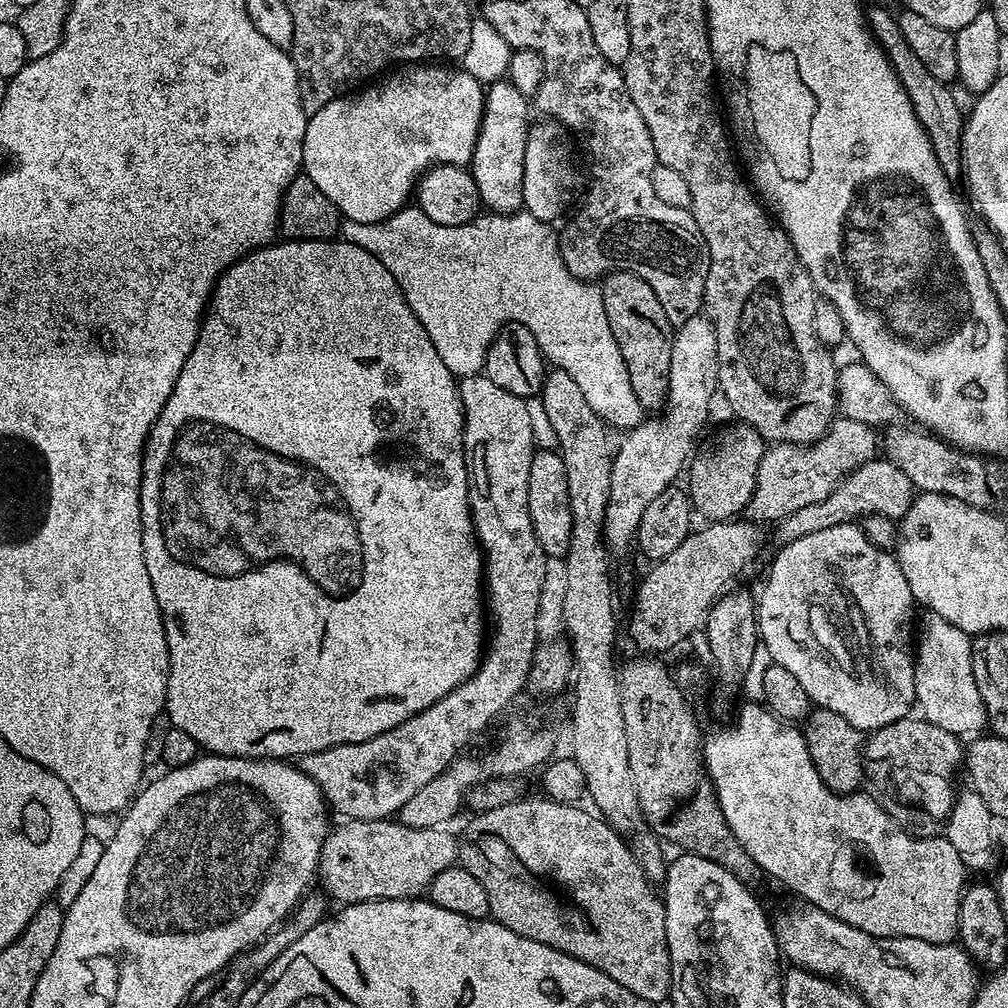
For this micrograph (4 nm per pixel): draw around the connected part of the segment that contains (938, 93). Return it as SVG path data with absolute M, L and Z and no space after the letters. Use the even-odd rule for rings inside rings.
M868 8L866 12L868 26L872 30L876 41L884 47L884 52L892 64L893 70L898 74L910 102L914 106L914 114L918 114L918 122L926 130L930 138L930 146L934 146L934 158L942 166L948 179L956 182L964 175L964 155L962 154L962 138L964 137L965 109L960 109L956 96L949 85L938 82L926 66L914 55L914 50L906 46L906 38L902 38L902 30L898 26L896 16L888 13L884 8Z

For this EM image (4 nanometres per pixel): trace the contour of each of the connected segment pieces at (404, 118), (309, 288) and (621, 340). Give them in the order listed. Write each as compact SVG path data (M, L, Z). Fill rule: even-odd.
M416 62L411 66L404 66L396 71L388 74L393 74L393 76L385 75L379 82L372 82L367 86L361 87L355 94L345 94L339 96L337 100L331 100L326 106L322 106L322 110L318 110L313 116L309 116L308 118L306 134L302 142L302 158L304 159L303 175L311 178L314 186L318 186L318 190L322 190L322 194L326 194L326 198L330 198L330 202L334 202L334 206L340 211L341 217L344 220L370 222L371 224L382 222L386 218L390 218L395 212L399 212L401 208L405 207L413 199L421 176L429 168L434 168L437 164L468 166L472 163L472 151L478 142L480 123L484 117L485 85L481 84L479 80L475 80L469 72L465 72L463 67L445 66L440 62Z
M284 238L284 239L281 239L281 240L280 240L280 241L279 241L279 242L273 242L273 243L271 243L271 244L269 244L269 245L267 245L267 246L265 246L265 247L263 247L263 248L258 248L258 249L256 249L256 251L254 251L254 252L249 252L249 253L248 253L248 255L246 255L246 256L243 256L243 258L242 258L242 259L240 259L240 261L239 261L239 262L238 262L238 263L237 263L237 264L232 264L232 265L231 265L231 266L229 266L229 268L228 268L228 271L227 271L227 272L224 272L224 273L222 273L222 275L220 275L220 276L217 276L217 277L216 277L216 287L215 287L215 288L213 288L213 289L212 289L212 298L211 298L211 301L210 301L210 307L209 307L209 308L208 308L208 309L207 309L207 312L206 312L206 315L205 315L205 316L204 316L204 317L203 317L203 320L202 320L202 323L201 323L201 326L200 326L200 333L199 333L199 334L198 334L198 338L197 338L197 339L196 339L196 341L195 341L195 342L194 342L194 346L193 346L193 347L192 347L192 349L191 349L191 350L190 350L190 354L189 354L189 355L188 355L188 357L187 357L187 358L186 358L186 366L182 366L182 370L181 370L181 371L180 371L180 373L179 373L179 374L178 374L178 378L177 378L177 379L176 379L176 381L175 381L175 382L174 382L174 390L173 390L173 391L172 391L172 393L171 393L171 394L170 394L170 398L166 398L166 406L162 406L162 410L161 410L161 411L160 411L160 413L159 413L159 414L158 414L158 418L157 418L157 419L156 419L156 421L155 421L155 422L154 422L154 426L153 426L153 427L152 427L152 429L150 429L150 430L149 430L149 432L148 432L148 439L147 439L147 440L145 440L145 442L144 442L144 455L143 455L143 456L141 456L141 458L140 458L140 462L141 462L141 474L140 474L140 521L141 521L141 522L142 522L142 554L143 554L143 555L144 555L144 557L145 557L145 558L146 558L146 574L150 574L150 582L151 582L151 583L152 583L152 585L153 585L153 586L154 586L154 598L158 598L158 606L159 606L159 607L160 607L160 617L161 617L161 618L162 618L162 622L163 622L163 623L164 623L164 629L165 629L165 630L166 630L166 642L167 642L167 643L168 643L168 698L167 698L167 701L166 701L166 715L167 715L167 717L168 717L168 719L169 719L169 721L170 721L170 724L171 724L171 727L173 727L173 728L177 728L177 729L178 729L178 730L182 730L182 731L185 731L185 732L186 732L186 734L188 734L188 735L189 735L189 736L190 736L190 738L192 738L192 739L193 739L193 740L194 740L194 742L196 742L196 743L197 743L197 744L198 744L198 745L199 745L199 747L200 747L200 748L201 748L201 749L203 749L203 751L204 751L204 752L205 752L205 753L208 753L208 754L211 754L211 755L214 755L214 756L237 756L237 757L238 757L238 758L250 758L250 759L251 759L251 760L282 760L282 761L287 761L287 760L288 760L288 759L289 759L289 758L299 758L299 757L301 757L301 756L305 756L305 755L306 755L306 754L310 754L310 753L311 753L311 752L317 752L317 751L318 751L318 750L326 750L326 749L327 749L327 748L333 748L333 747L334 747L334 746L338 746L338 745L339 745L339 744L349 744L349 743L350 743L350 742L366 742L366 738L374 738L374 737L375 737L375 736L377 736L377 735L378 735L378 734L386 734L386 730L394 730L394 726L398 726L398 725L399 725L399 724L401 724L401 723L402 723L402 722L406 722L406 721L407 721L407 720L409 720L409 719L410 719L410 718L414 718L414 714L418 714L418 713L419 713L419 712L421 712L421 711L422 711L422 710L426 710L426 709L427 709L427 708L428 708L428 707L430 707L430 705L431 705L431 704L433 704L433 703L434 703L434 702L438 702L438 698L442 698L442 697L443 697L443 696L445 696L445 695L446 695L446 694L450 694L450 693L451 693L451 692L452 692L452 691L454 691L454 689L455 689L455 688L457 688L457 687L458 687L458 685L459 685L459 684L460 684L460 683L462 683L462 682L463 682L463 680L466 680L466 679L468 679L468 677L470 677L470 676L473 676L473 674L475 674L475 672L476 672L476 670L477 670L477 667L478 667L478 661L479 661L479 660L480 660L480 659L481 659L481 656L482 656L482 645L483 645L483 644L484 644L484 643L485 643L485 640L486 640L486 620L485 620L485 617L484 617L484 620L483 620L483 618L482 618L482 617L480 617L480 608L481 608L481 612L482 612L482 577L483 577L483 576L484 576L484 575L485 575L485 572L486 572L486 560L485 560L485 557L484 557L484 556L483 556L483 555L482 555L482 553L481 553L481 550L480 550L480 545L479 545L479 543L478 543L478 541L477 541L477 538L476 538L476 532L475 532L475 530L474 530L474 529L472 529L472 511L471 511L471 510L470 510L470 506L469 506L469 505L468 505L468 462L467 462L467 459L466 459L466 453L465 453L465 451L464 451L464 407L463 407L463 406L462 406L462 402L461 402L461 401L460 401L460 390L459 390L459 387L458 387L458 380L457 380L457 377L455 377L455 376L453 376L453 374L452 374L452 372L451 372L451 371L450 371L450 370L446 370L446 362L442 362L442 358L438 358L438 350L434 350L434 342L430 342L430 338L429 338L429 337L428 337L428 335L427 335L427 334L426 334L426 330L425 330L425 329L424 329L424 327L423 327L423 326L422 326L422 322L418 322L418 318L417 318L417 317L416 317L416 315L415 315L415 314L414 314L414 310L410 310L410 306L409 306L409 305L408 305L408 303L407 303L407 302L406 302L406 298L405 298L405 297L404 297L404 295L403 295L403 294L402 294L402 290L401 290L401 289L400 289L400 287L399 287L399 286L398 286L398 282L394 282L394 274L390 274L390 270L386 270L386 266L382 266L382 262L378 262L378 258L374 258L374 254L370 254L370 253L369 253L369 252L367 252L367 251L366 251L366 250L362 250L362 246L354 246L354 245L353 245L353 244L348 244L348 243L346 243L346 242L345 242L345 240L344 240L344 239L343 239L343 238L333 238L333 239L330 239L330 240L293 240L293 239L291 239L291 238Z
M610 272L601 281L600 289L607 322L626 363L627 373L630 374L633 394L645 411L663 409L669 392L674 326L666 318L666 312L650 284L632 272Z

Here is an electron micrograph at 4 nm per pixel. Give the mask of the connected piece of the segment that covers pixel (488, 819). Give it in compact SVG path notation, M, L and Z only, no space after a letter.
M521 798L511 800L509 804L498 806L494 810L477 812L471 818L468 829L461 835L458 840L458 864L459 867L465 868L486 890L488 899L488 910L491 919L497 920L502 926L514 930L514 934L522 934L522 938L534 938L534 942L542 942L559 952L565 952L567 956L572 956L575 960L586 962L598 970L602 970L618 986L633 992L638 998L659 1002L667 1001L672 991L672 963L668 953L668 943L666 942L666 914L664 913L664 902L659 891L650 886L642 866L636 860L636 853L631 847L624 845L624 840L619 831L613 828L607 820L599 815L587 812L586 809L580 808L575 803L564 803L562 801L549 800L527 800Z

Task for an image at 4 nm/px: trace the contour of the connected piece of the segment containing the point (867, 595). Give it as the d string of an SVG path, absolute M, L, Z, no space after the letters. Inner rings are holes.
M859 523L839 524L830 526L826 530L818 530L814 534L806 534L797 540L787 541L784 549L772 560L772 569L768 572L768 581L764 584L764 593L758 596L758 631L759 639L770 650L773 664L782 666L794 678L798 678L798 686L806 690L813 705L825 708L834 714L842 714L850 726L859 732L871 734L876 729L903 720L913 711L916 704L916 691L914 690L914 620L912 624L912 608L914 601L910 594L910 586L906 582L906 574L902 574L900 564L891 551L871 544L866 538L863 527Z

